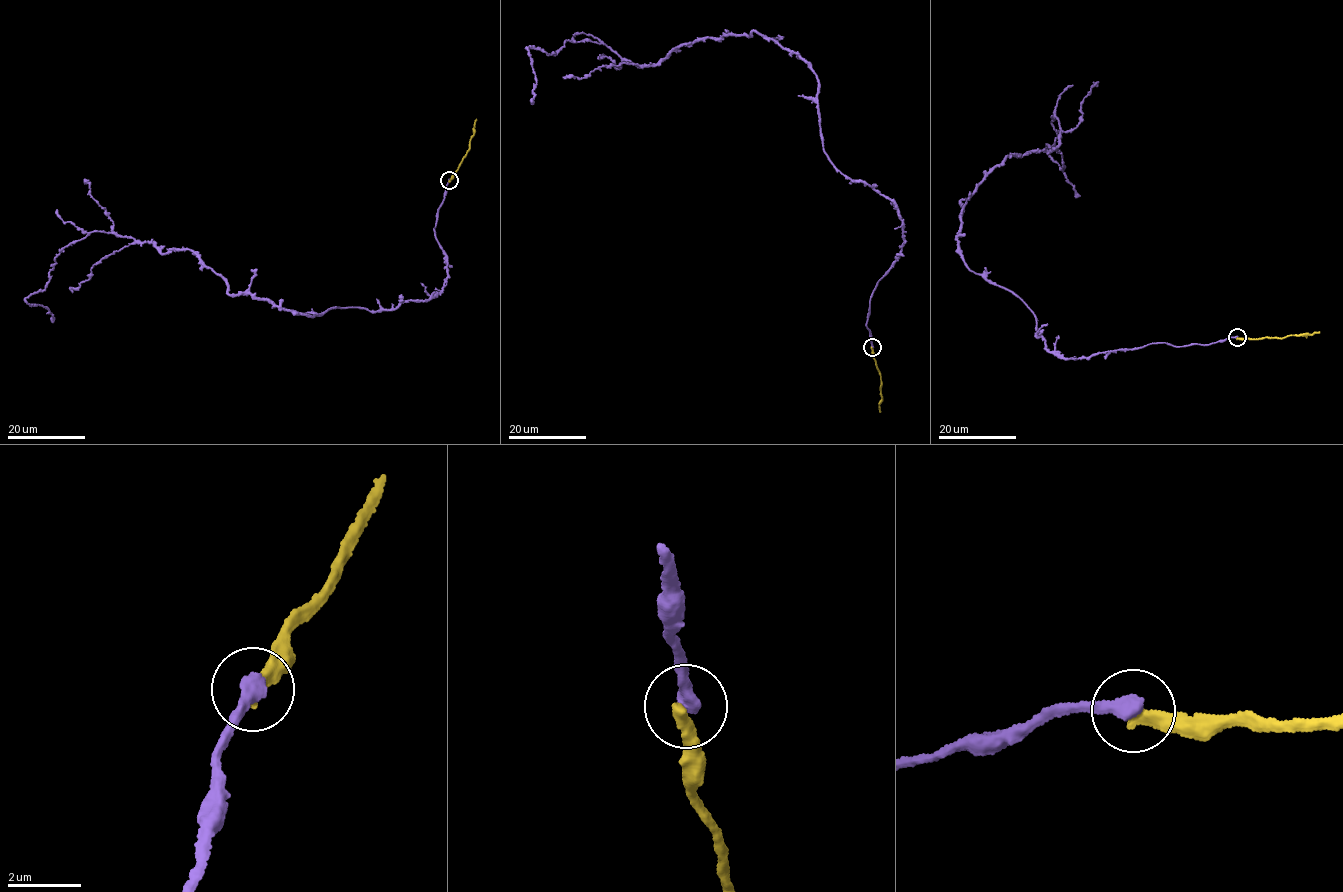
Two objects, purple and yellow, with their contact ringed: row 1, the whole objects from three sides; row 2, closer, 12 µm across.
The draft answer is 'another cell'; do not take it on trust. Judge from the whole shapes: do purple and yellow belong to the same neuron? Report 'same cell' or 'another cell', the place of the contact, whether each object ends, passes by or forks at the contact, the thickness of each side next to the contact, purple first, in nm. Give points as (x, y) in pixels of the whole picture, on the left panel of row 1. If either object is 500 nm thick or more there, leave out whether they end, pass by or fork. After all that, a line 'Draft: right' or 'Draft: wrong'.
another cell; at (449, 180); purple ends there; yellow ends there; 420 nm thick on the purple side, 360 nm on the other
Draft: right

